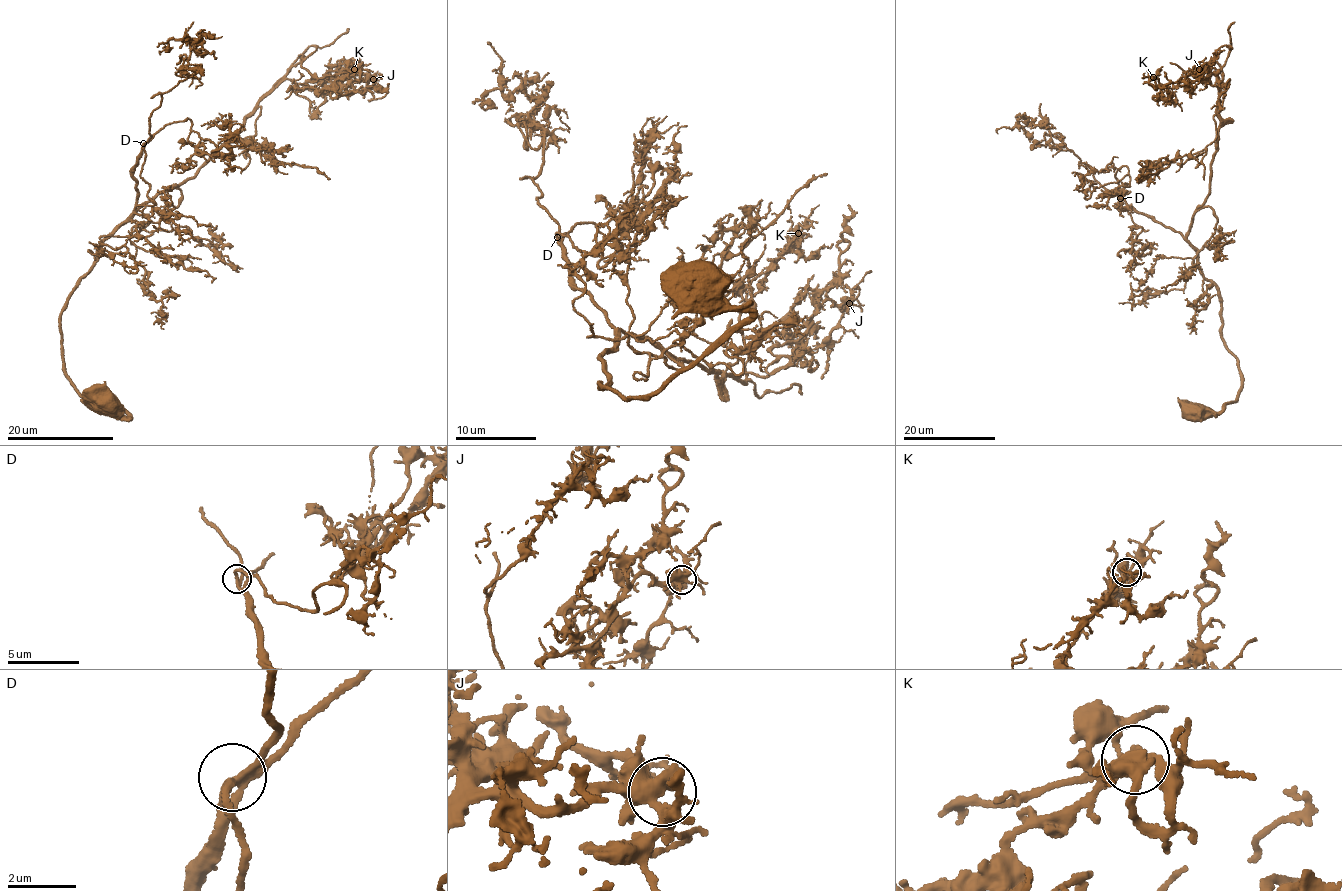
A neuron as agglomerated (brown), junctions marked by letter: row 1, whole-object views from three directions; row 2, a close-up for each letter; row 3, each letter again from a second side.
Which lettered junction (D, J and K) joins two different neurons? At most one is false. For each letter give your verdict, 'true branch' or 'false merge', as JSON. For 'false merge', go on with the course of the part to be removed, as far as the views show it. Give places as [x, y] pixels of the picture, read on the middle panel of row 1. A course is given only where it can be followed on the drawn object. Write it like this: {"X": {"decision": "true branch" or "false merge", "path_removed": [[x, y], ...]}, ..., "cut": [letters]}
{"D": {"decision": "true branch"}, "J": {"decision": "true branch"}, "K": {"decision": "true branch"}, "cut": []}

